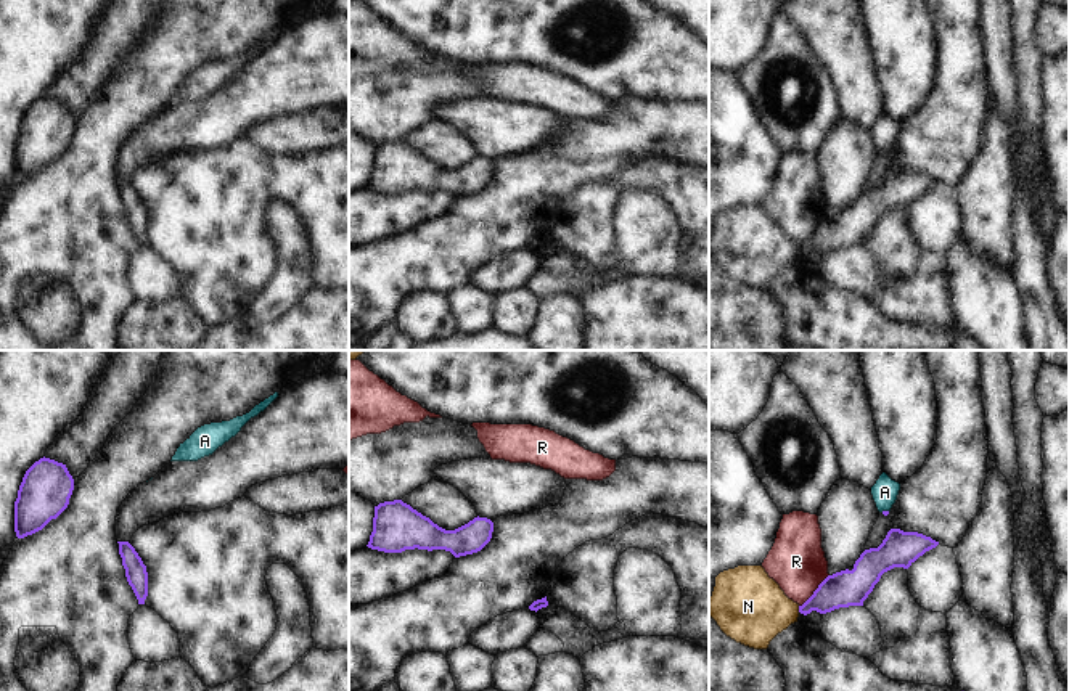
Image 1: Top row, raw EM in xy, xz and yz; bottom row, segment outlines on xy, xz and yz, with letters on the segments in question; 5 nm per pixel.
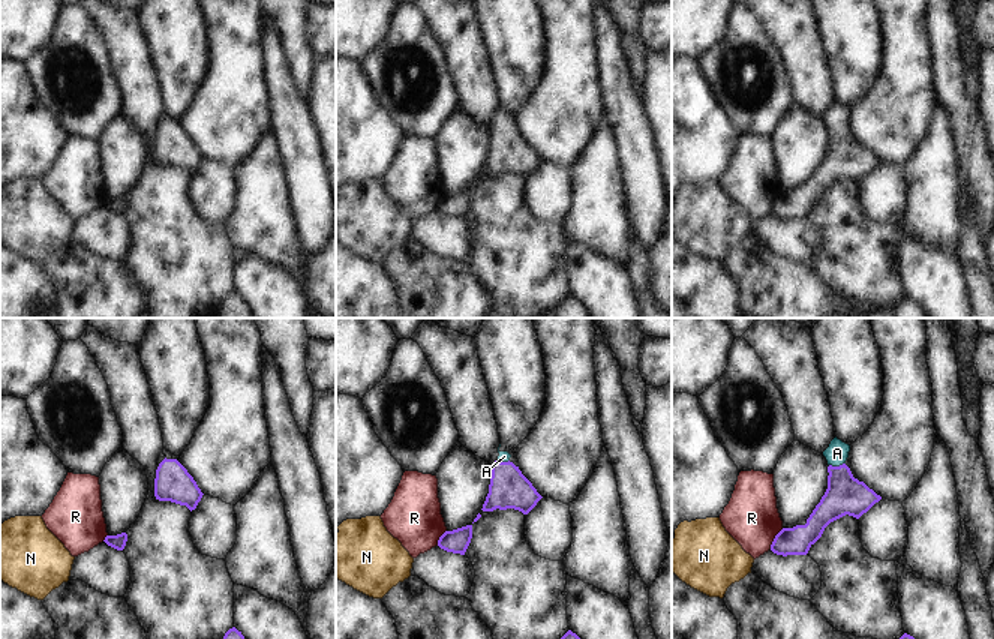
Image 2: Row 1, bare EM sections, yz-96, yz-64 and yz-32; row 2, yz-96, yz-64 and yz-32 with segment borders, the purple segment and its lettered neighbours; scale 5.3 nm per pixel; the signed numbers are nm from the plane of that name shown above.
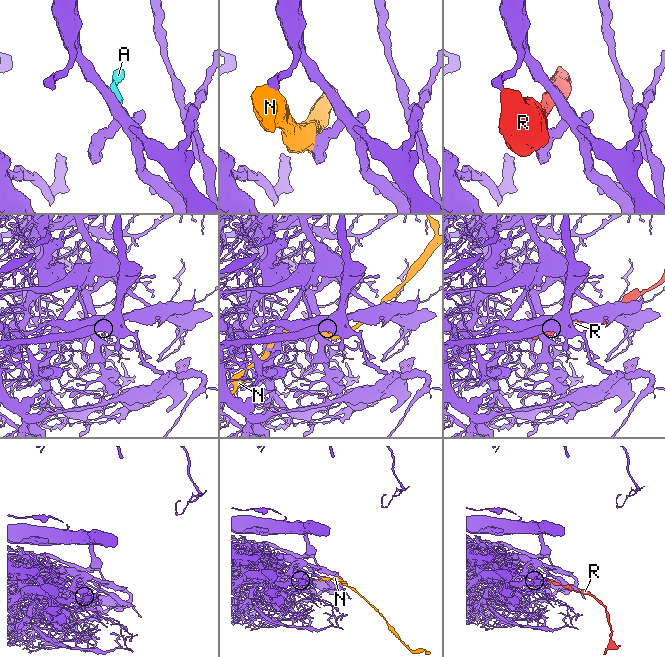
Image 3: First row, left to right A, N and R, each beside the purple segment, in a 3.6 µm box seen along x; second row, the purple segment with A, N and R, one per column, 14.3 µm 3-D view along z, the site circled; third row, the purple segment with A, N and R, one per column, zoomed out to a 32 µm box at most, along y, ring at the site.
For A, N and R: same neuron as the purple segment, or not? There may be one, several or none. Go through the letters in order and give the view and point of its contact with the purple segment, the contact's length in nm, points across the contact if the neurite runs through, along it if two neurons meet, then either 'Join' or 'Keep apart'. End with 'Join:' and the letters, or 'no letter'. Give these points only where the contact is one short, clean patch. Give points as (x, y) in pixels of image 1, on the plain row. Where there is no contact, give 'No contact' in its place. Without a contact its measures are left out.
A: Touches purple at yz (884, 151). Shared border 40 nm. Path across: yz (884, 153), (884, 151), (884, 132). Join
N: Touches purple at yz (799, 249). Shared border 30 nm. Keep apart
R: Touches purple at yz (815, 230). Shared border 220 nm. Keep apart
Join: A

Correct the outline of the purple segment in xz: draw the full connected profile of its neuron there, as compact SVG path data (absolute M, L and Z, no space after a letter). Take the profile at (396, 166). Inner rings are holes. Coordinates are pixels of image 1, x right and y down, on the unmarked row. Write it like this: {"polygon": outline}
{"polygon": "M402 140L375 146L368 188L384 193L405 190L445 190L455 198L481 191L492 178L494 162L474 157L468 164L445 170Z"}

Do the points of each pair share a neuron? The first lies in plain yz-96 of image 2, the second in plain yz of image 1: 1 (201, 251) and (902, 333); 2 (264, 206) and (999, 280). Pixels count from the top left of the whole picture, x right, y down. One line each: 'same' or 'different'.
1: different
2: different

